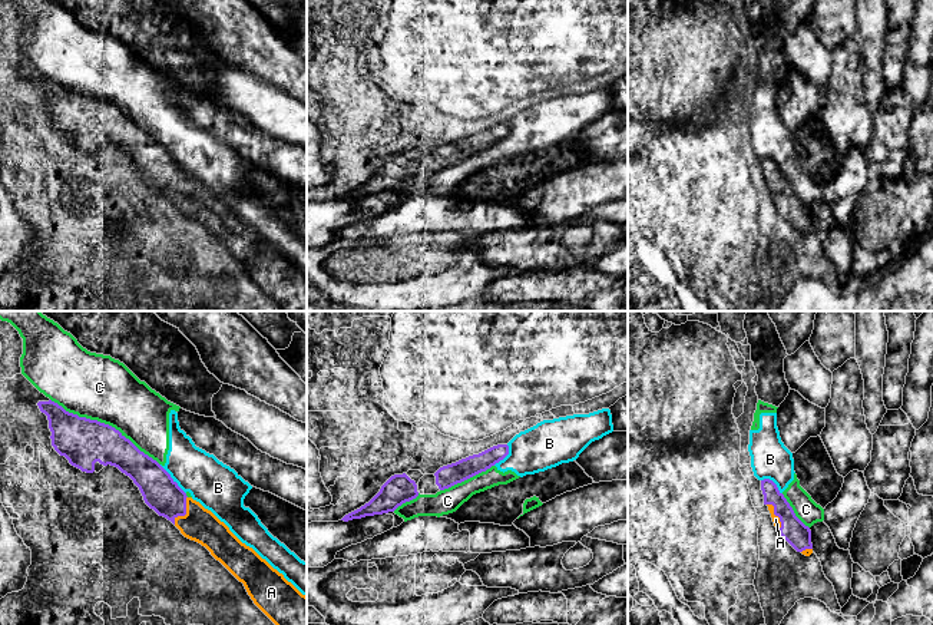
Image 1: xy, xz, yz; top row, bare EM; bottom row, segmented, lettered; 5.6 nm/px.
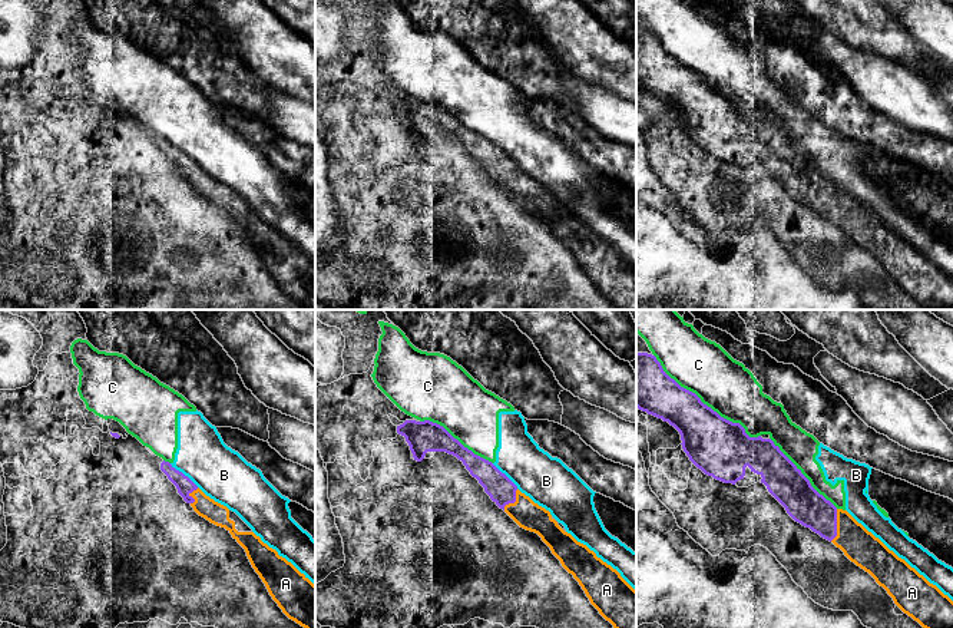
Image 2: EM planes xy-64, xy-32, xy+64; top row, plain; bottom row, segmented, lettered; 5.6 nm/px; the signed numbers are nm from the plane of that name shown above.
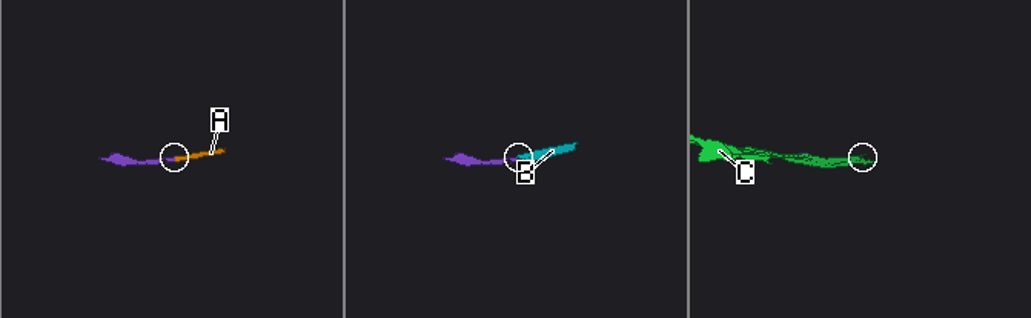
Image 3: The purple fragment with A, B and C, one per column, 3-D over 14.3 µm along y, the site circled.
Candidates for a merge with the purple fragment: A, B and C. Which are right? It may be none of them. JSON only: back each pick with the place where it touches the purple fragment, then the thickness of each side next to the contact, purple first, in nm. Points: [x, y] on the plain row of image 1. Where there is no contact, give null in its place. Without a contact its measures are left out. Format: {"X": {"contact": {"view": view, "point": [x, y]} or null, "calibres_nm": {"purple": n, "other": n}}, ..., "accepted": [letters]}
{"A": {"contact": {"view": "xy", "point": [185, 191]}, "calibres_nm": {"purple": 200, "other": 190}}, "accepted": ["A"]}

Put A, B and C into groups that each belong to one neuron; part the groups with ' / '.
A / B C

